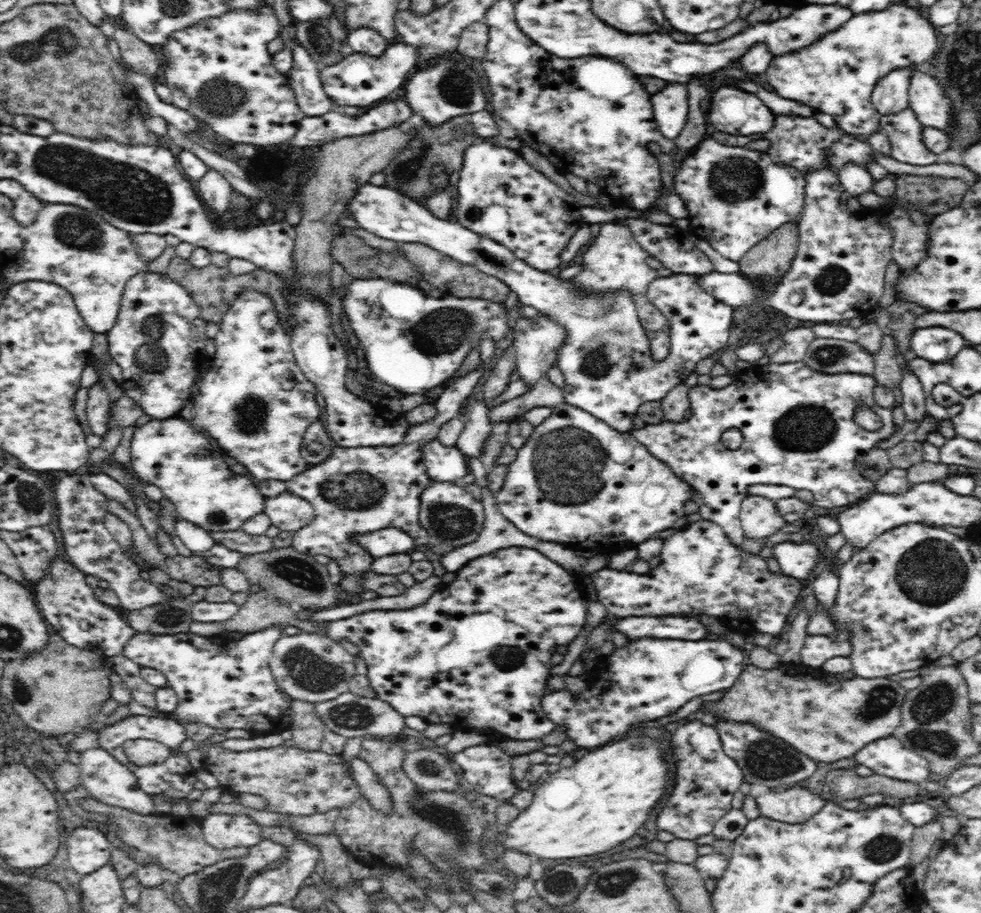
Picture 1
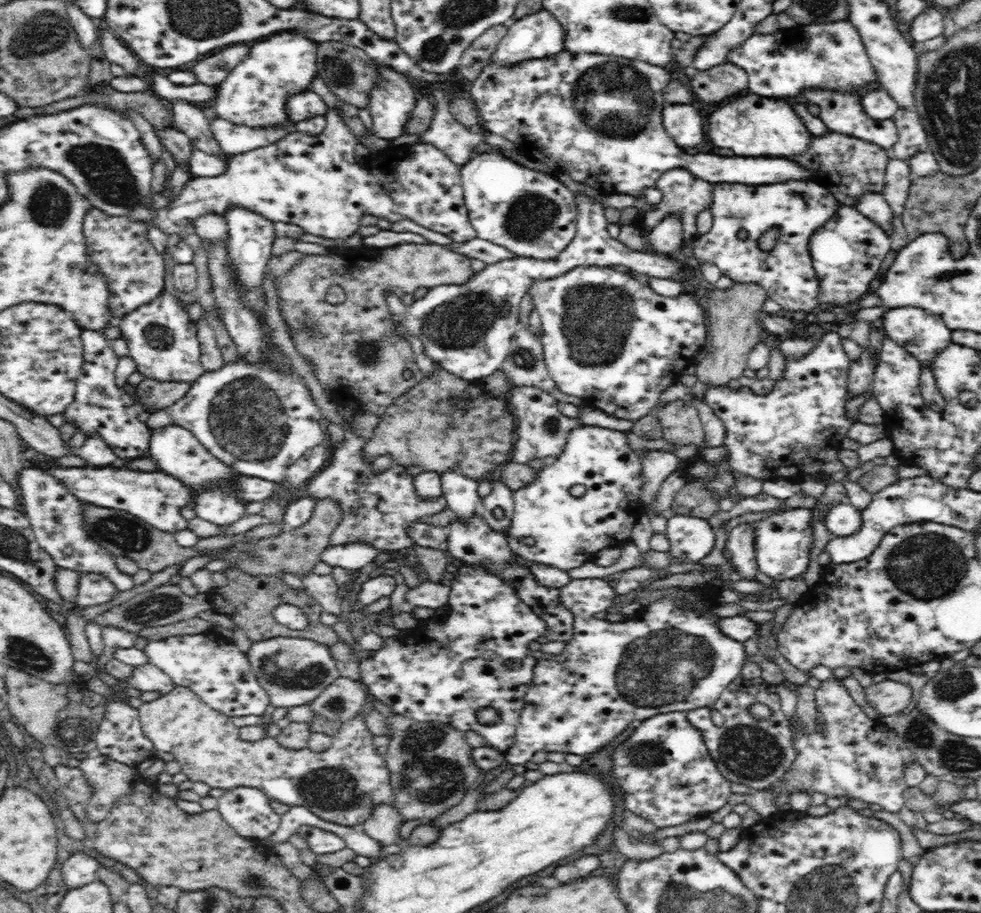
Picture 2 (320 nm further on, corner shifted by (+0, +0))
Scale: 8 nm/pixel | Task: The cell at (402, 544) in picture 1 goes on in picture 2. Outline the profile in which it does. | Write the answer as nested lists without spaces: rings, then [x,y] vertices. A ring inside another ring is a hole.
[[[348,542],[348,544],[328,545],[323,551],[321,560],[330,566],[339,566],[347,570],[358,571],[362,566],[372,562],[381,549],[374,548],[365,542]]]

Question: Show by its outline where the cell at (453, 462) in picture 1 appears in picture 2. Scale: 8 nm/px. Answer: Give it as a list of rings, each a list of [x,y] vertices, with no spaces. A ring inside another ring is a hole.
[[[448,470],[442,471],[440,481],[447,508],[450,508],[461,522],[470,520],[481,512],[483,498],[478,495],[476,480],[466,478],[460,472]]]

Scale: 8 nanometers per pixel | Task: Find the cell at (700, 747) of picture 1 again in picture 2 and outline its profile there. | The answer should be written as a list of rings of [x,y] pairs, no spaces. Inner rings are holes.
[[[668,712],[636,724],[634,732],[614,748],[612,780],[620,788],[624,808],[650,820],[657,828],[678,826],[724,807],[731,782],[712,760],[700,730],[686,720],[686,712]]]

